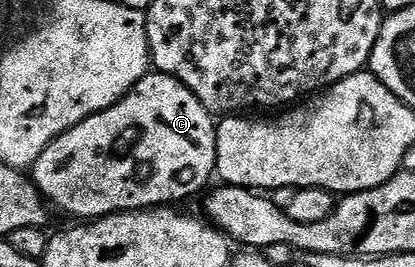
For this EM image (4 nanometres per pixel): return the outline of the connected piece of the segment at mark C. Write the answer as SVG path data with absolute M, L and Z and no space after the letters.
M148 72L120 102L54 138L35 162L33 181L52 207L60 206L65 213L76 214L79 220L179 204L175 202L193 197L198 190L206 191L207 181L216 173L216 129L216 119L188 86L168 74Z

